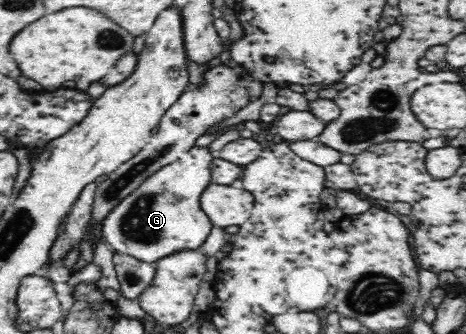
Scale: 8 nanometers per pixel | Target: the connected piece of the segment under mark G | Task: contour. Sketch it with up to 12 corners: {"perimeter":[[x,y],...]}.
{"perimeter":[[207,148],[147,177],[100,224],[119,254],[197,250],[212,224]]}

